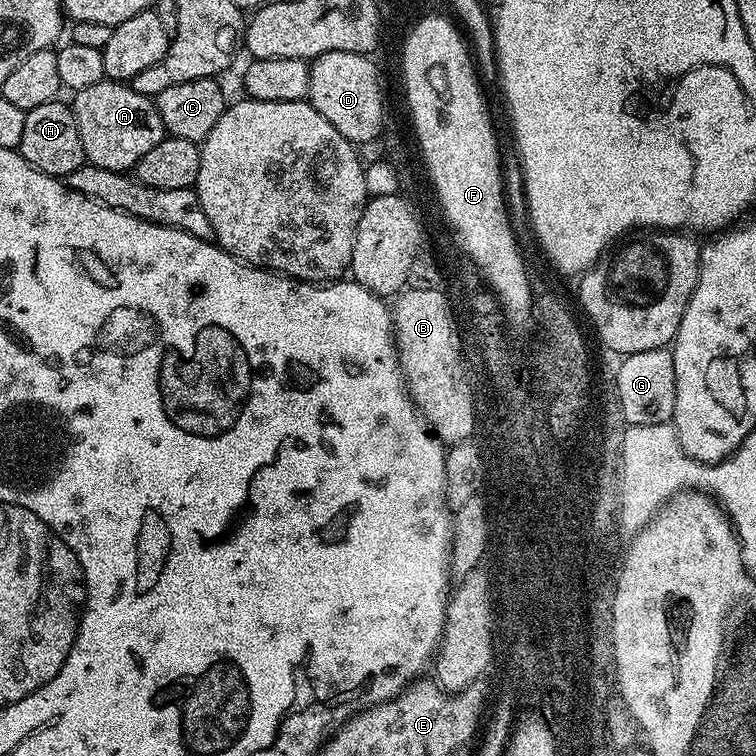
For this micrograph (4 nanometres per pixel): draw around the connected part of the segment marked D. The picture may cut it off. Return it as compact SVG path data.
M334 50L309 63L310 86L306 97L309 104L342 134L342 138L362 146L377 139L386 123L384 92L380 89L380 72L371 55L362 52Z

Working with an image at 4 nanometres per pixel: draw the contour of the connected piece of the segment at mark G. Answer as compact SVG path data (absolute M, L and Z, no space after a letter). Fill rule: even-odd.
M667 347L654 350L642 350L621 359L616 368L616 400L620 403L618 412L624 416L625 425L658 426L667 424L674 414L674 394L676 393L676 379L674 378L674 358Z

